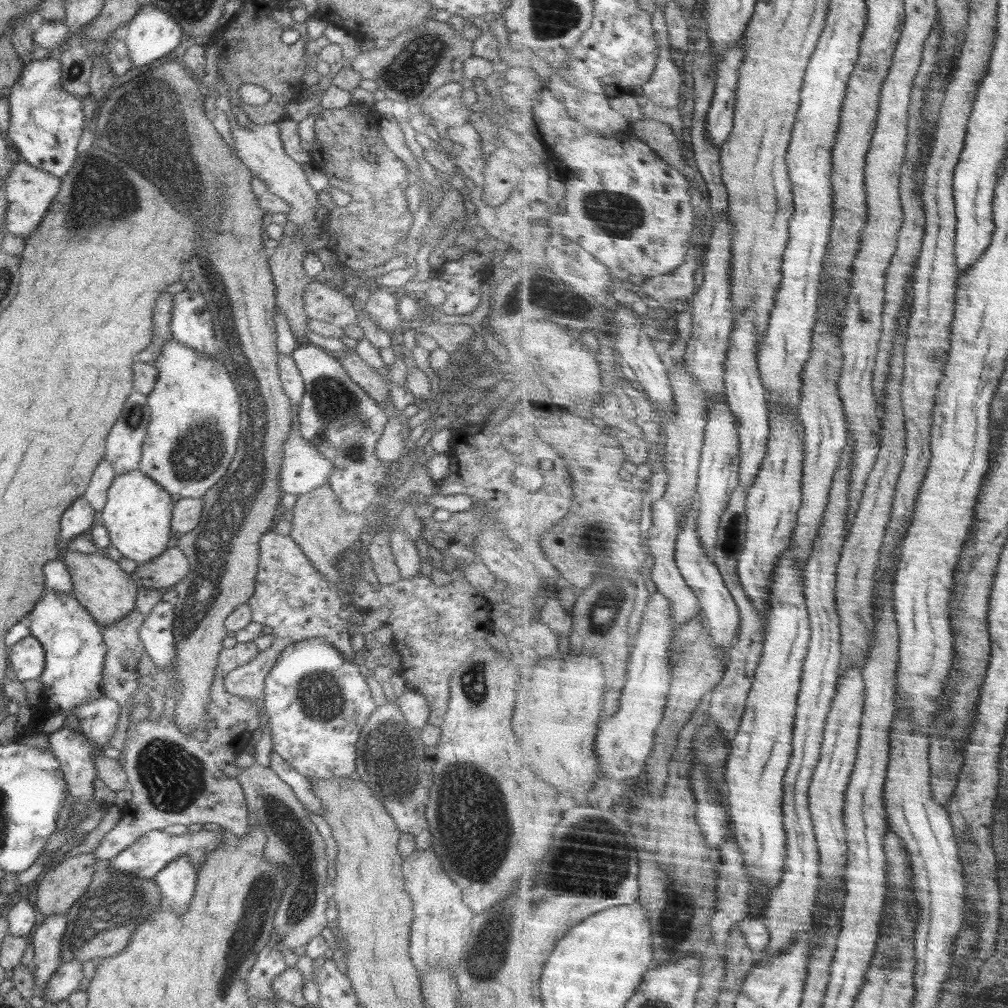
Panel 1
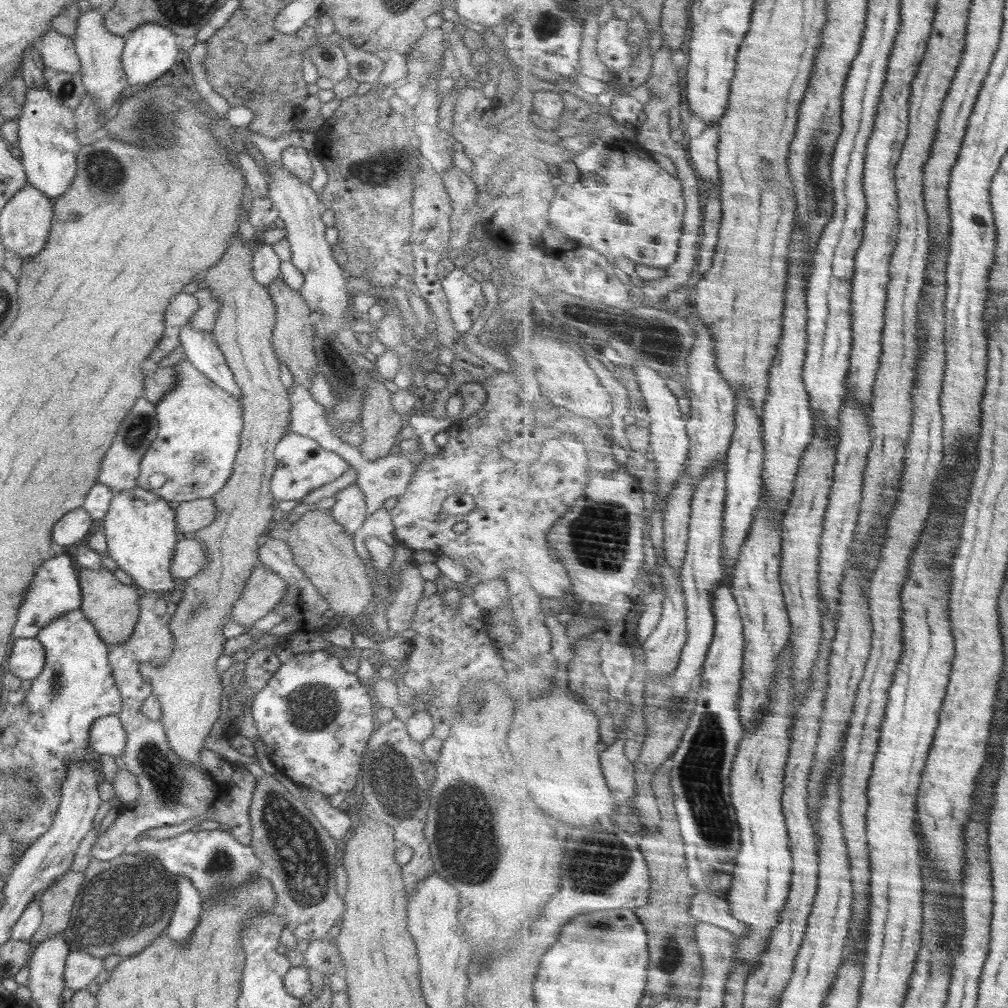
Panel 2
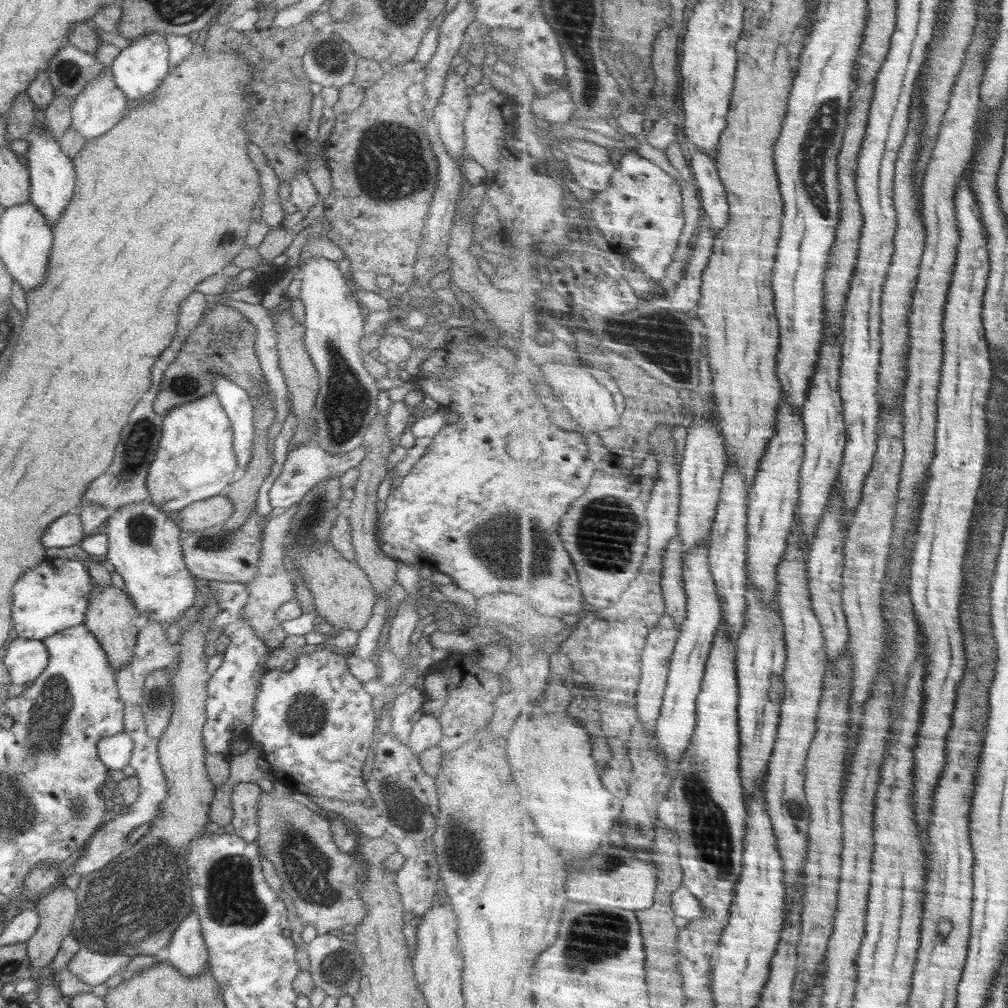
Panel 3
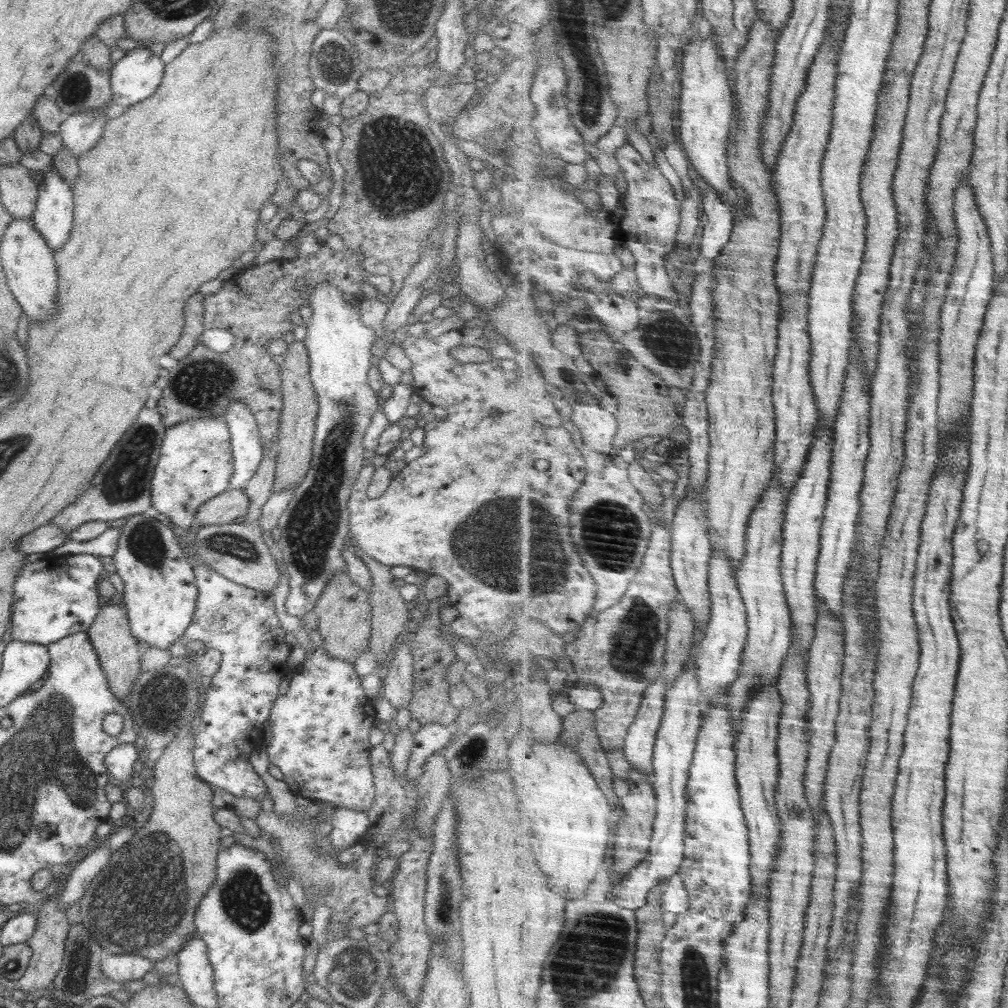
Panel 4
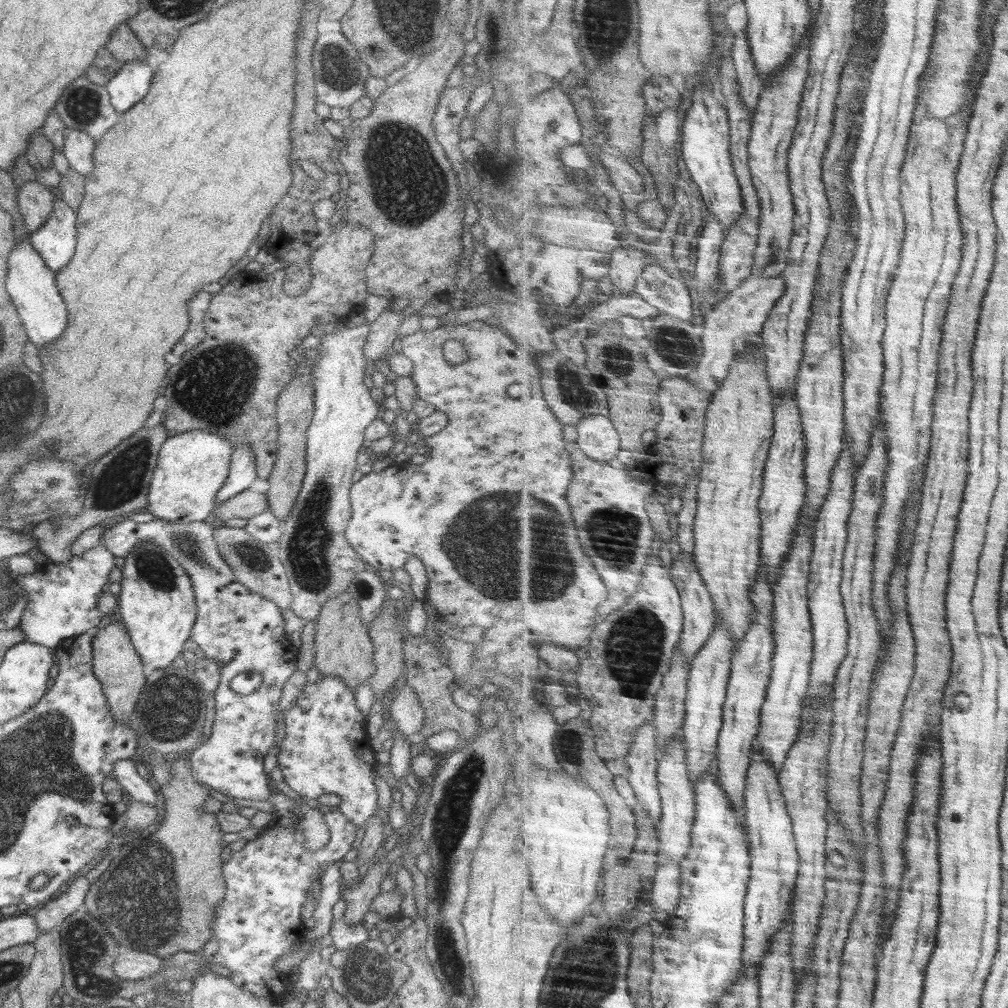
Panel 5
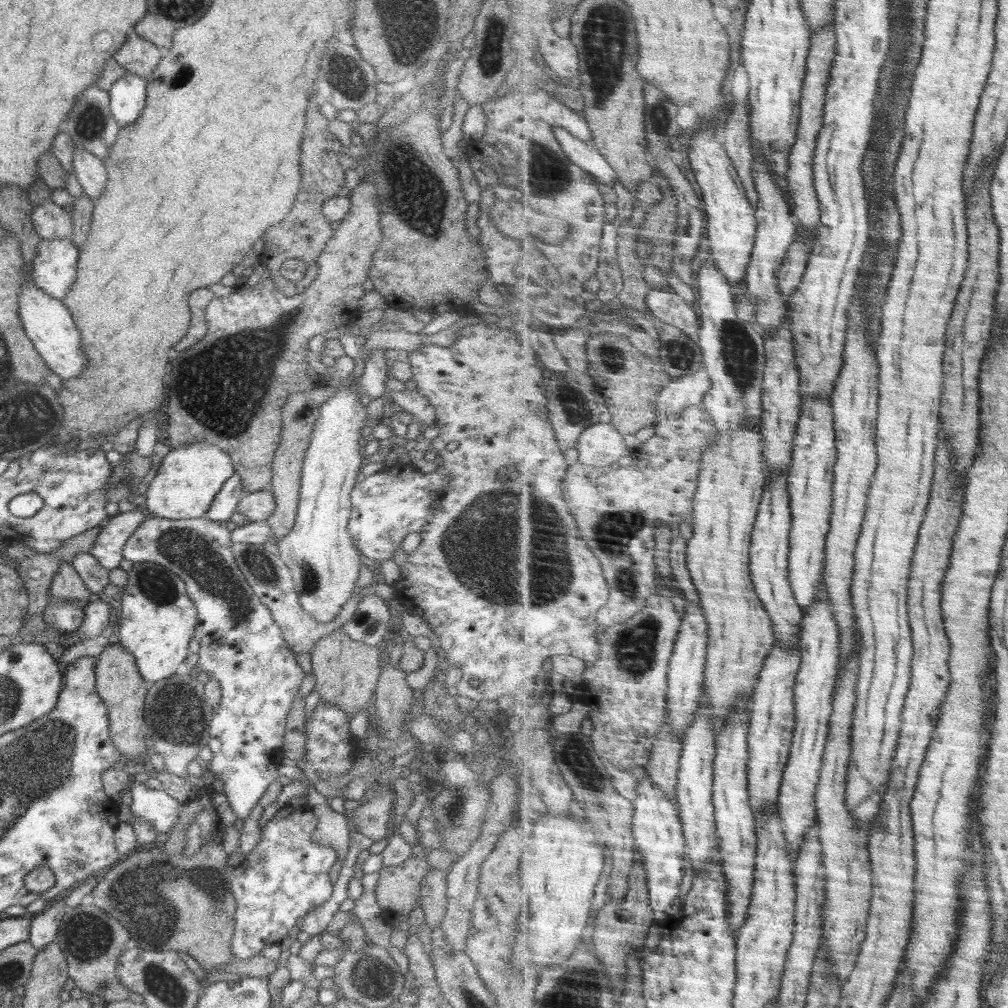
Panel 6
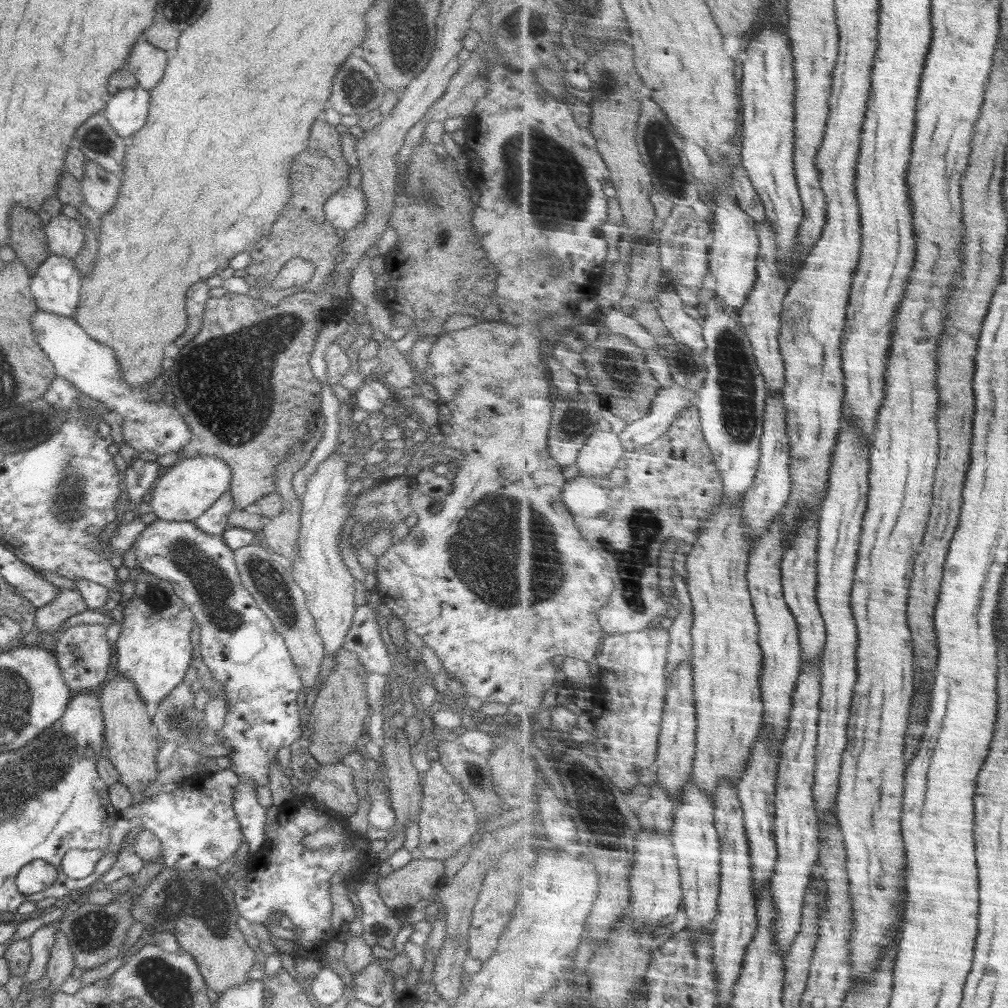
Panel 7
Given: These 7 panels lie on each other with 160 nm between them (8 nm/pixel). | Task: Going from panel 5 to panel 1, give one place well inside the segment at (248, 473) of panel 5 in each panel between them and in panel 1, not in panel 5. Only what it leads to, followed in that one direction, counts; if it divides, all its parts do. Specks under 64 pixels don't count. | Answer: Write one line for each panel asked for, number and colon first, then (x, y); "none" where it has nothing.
1: (191, 323)
2: (199, 347)
3: (235, 400)
4: (247, 449)

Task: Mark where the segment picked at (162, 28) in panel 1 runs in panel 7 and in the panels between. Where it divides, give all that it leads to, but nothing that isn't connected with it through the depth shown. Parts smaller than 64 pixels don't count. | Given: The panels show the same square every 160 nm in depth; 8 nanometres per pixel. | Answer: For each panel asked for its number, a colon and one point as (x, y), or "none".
2: (150, 50)
3: (139, 69)
4: (136, 76)
5: (129, 85)
6: (128, 94)
7: (128, 110)

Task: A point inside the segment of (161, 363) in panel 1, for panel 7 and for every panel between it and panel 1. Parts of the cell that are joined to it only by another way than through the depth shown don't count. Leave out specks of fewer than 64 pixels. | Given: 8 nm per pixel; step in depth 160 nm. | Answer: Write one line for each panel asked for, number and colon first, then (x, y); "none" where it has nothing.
2: (200, 424)
3: (195, 460)
4: (195, 463)
5: (191, 467)
6: (189, 476)
7: (183, 492)

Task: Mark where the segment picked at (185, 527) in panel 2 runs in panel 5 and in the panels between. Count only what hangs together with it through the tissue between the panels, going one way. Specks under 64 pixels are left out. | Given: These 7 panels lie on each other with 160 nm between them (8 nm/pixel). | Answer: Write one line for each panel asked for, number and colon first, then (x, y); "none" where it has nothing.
3: (204, 514)
4: (224, 508)
5: (249, 503)

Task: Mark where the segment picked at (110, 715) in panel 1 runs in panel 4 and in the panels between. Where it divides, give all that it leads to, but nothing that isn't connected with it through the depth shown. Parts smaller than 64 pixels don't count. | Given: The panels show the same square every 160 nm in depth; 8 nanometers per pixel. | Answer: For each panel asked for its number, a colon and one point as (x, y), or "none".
2: (107, 735)
3: (114, 751)
4: (119, 762)

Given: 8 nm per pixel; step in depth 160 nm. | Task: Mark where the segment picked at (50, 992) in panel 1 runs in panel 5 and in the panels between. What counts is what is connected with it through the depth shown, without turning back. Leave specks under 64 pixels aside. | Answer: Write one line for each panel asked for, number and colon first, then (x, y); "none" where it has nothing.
2: (81, 968)
3: (93, 968)
4: (120, 967)
5: (133, 965)

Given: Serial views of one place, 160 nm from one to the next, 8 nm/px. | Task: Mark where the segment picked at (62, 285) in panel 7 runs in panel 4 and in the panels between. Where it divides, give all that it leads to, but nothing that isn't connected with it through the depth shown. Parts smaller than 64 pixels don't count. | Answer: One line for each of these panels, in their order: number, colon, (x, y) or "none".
4: (53, 218)
5: (56, 240)
6: (55, 265)

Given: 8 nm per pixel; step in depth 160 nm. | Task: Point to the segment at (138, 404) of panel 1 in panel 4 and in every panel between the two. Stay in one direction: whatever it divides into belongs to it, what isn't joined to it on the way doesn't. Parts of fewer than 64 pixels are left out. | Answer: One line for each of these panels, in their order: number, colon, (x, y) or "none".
2: (120, 471)
3: (124, 482)
4: (121, 487)

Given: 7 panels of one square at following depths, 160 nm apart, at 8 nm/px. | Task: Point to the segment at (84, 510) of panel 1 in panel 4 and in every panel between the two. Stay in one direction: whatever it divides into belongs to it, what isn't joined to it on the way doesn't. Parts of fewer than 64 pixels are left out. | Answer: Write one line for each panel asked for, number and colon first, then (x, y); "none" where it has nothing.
2: (73, 528)
3: (67, 530)
4: (46, 538)

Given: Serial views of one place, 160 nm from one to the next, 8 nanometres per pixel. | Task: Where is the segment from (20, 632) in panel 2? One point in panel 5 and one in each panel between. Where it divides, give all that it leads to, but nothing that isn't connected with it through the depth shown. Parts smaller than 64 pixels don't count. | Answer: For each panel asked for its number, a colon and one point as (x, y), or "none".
3: (54, 595)
4: (58, 596)
5: (62, 600)

